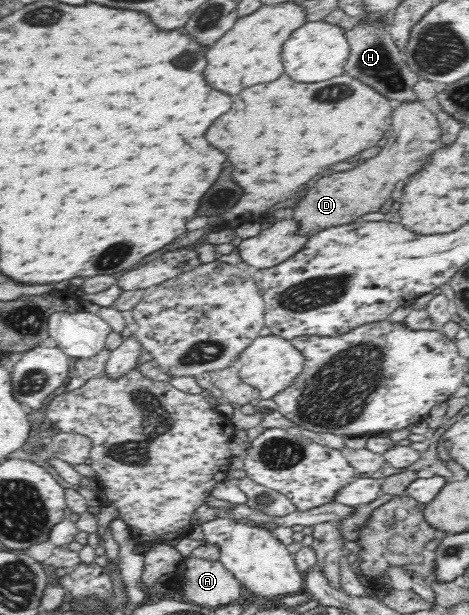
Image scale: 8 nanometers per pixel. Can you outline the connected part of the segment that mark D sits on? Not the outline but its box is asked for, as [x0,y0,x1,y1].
[293,101,442,236]

